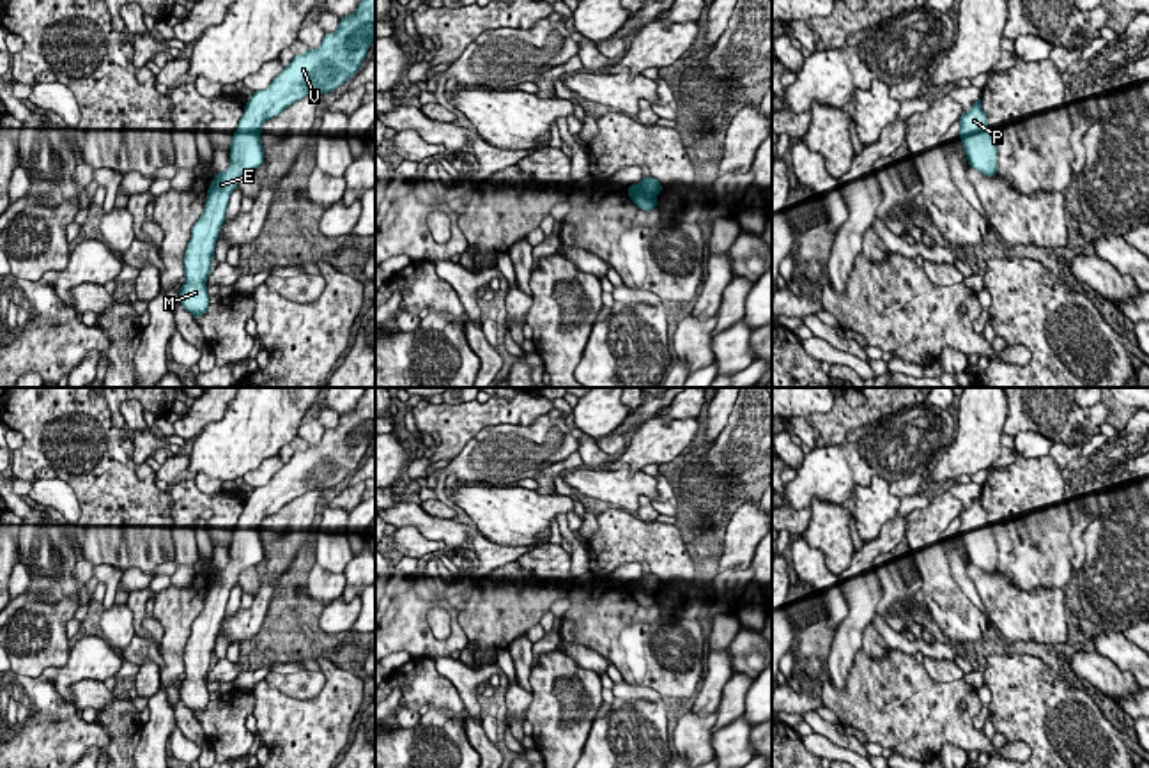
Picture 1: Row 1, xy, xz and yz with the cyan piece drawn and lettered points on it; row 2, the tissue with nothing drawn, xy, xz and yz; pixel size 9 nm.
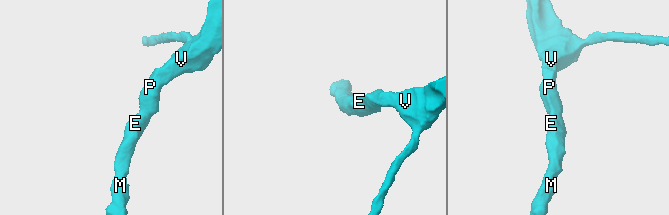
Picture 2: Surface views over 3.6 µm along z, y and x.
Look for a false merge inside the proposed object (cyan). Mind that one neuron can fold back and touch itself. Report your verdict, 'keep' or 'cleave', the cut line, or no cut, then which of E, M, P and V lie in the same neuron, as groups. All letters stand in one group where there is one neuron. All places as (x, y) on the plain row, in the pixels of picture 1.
keep; no cut; E M P V

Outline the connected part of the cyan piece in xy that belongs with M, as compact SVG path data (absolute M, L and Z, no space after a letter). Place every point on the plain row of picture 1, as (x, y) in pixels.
M366 388L358 405L340 414L335 428L324 430L317 446L296 451L267 485L253 488L246 499L232 531L230 561L223 570L216 570L211 579L205 605L191 625L184 651L186 678L181 683L179 695L195 715L205 711L211 701L205 676L211 671L211 657L230 589L237 586L243 570L264 561L262 520L305 492L335 488L358 469L374 437L375 388Z

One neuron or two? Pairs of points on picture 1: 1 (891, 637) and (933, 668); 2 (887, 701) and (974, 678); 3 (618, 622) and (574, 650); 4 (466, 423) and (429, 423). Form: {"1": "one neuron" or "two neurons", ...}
{"1": "two neurons", "2": "two neurons", "3": "two neurons", "4": "one neuron"}

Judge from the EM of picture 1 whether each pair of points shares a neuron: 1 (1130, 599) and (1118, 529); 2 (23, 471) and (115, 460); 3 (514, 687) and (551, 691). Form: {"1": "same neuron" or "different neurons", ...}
{"1": "same neuron", "2": "same neuron", "3": "different neurons"}

